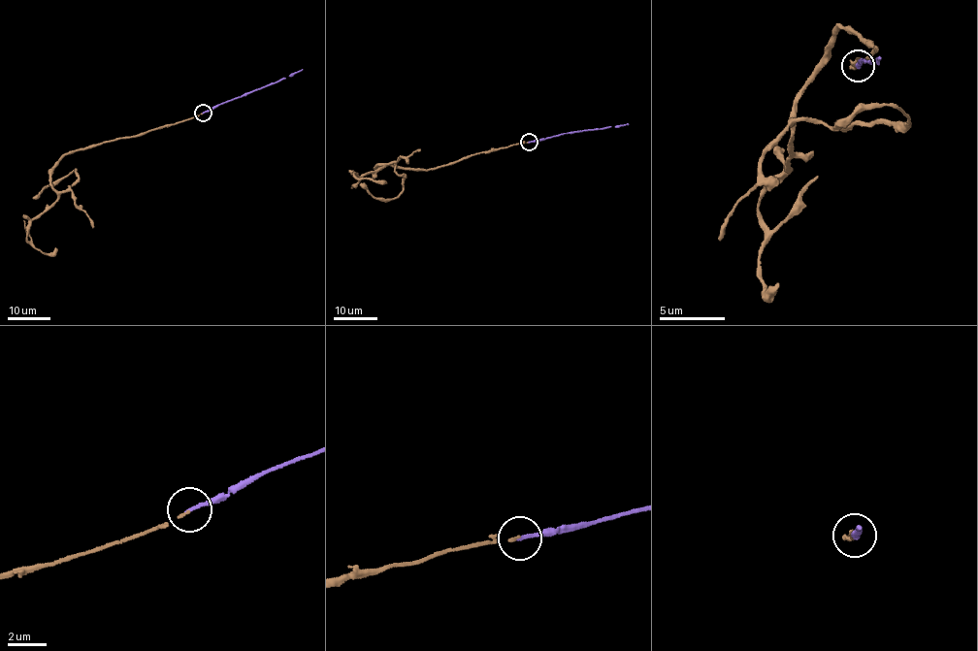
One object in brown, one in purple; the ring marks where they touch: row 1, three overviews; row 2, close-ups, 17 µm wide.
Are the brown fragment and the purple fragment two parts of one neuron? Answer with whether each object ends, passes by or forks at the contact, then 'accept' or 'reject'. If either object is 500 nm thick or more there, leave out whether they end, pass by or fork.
brown ends; purple ends; accept

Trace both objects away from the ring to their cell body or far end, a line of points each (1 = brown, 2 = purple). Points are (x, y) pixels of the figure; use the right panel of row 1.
1: (855, 67), (857, 56), (876, 49), (849, 25), (793, 125), (834, 129), (891, 104), (907, 123), (833, 121)
2: (859, 67), (858, 60), (871, 65), (873, 59), (878, 65), (880, 59)

